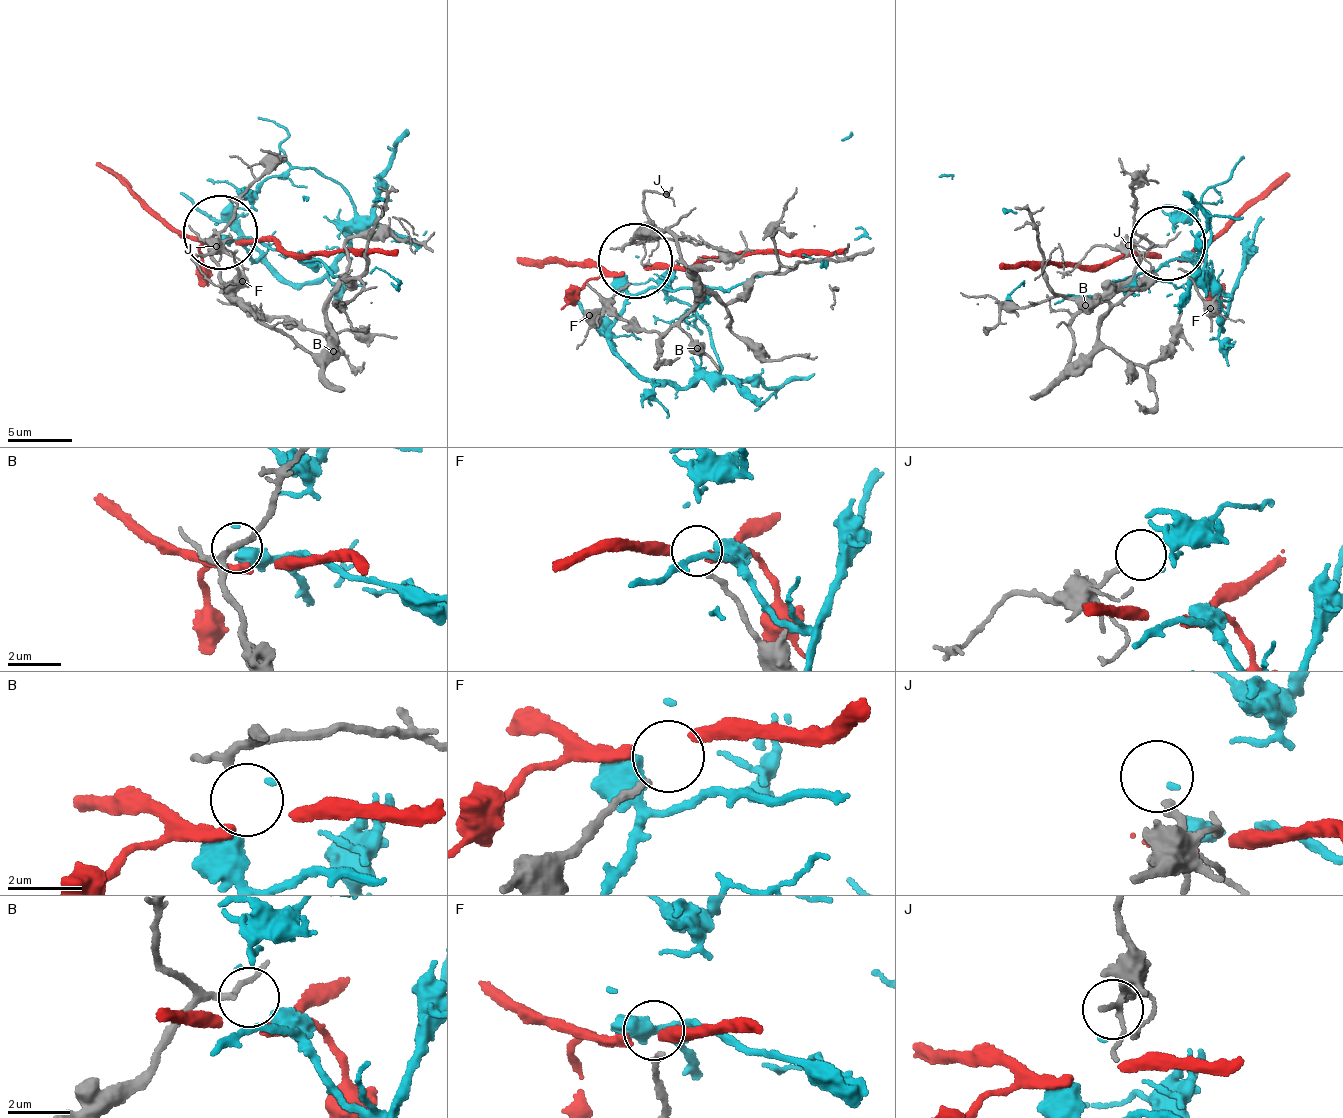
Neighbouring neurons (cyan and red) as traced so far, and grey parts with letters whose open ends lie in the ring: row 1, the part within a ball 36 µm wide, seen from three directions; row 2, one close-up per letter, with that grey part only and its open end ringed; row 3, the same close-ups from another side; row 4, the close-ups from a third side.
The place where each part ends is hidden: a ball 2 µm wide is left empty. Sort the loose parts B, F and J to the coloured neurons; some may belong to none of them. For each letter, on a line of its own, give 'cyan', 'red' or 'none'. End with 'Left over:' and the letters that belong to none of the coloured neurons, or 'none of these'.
B: none
F: red
J: cyan
Left over: B

